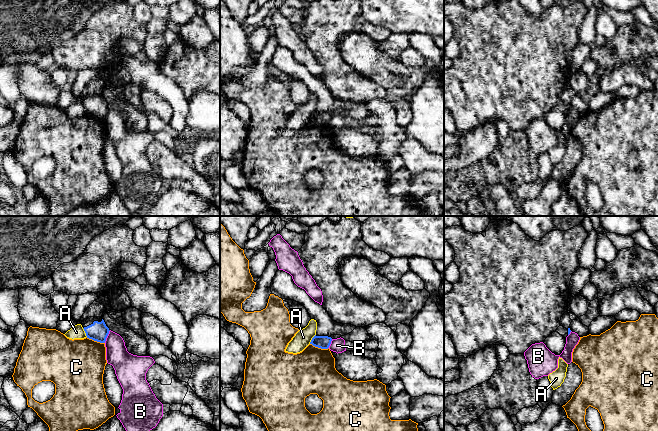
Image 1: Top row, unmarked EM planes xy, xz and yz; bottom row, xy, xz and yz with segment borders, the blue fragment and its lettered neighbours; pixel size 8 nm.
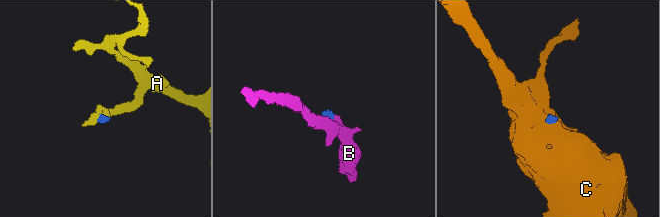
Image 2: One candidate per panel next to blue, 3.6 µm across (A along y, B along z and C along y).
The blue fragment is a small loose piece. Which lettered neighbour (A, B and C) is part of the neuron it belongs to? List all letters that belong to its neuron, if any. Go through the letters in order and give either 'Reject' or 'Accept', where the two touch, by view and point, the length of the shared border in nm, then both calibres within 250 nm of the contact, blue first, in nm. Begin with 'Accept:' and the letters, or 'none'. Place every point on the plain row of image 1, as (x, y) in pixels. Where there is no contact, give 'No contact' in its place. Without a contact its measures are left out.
Accept: none
A: Reject. Touches blue at xz (312, 115). Shared border 90 nm. Thickness 110 nm (blue) against 140 nm
B: Reject. Touches blue at xy (107, 111). Shared border 120 nm. Thickness 160 nm (blue) against 180 nm
C: Reject. Touches blue at xz (319, 123). Shared border 160 nm. Thickness 110 nm (blue) against 360 nm

